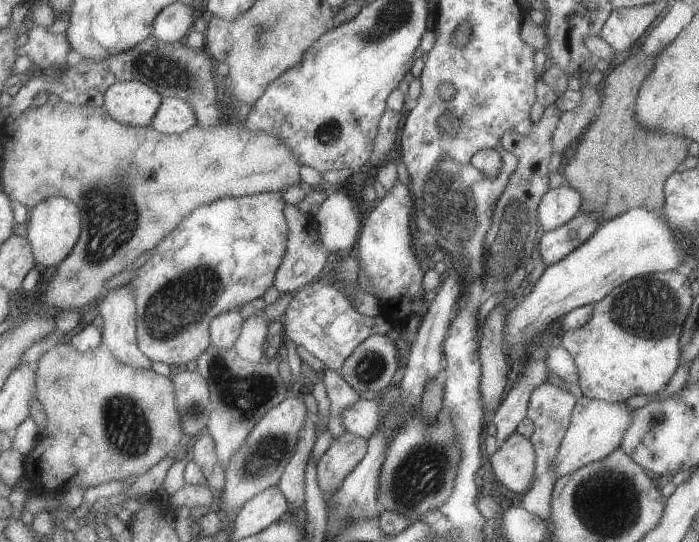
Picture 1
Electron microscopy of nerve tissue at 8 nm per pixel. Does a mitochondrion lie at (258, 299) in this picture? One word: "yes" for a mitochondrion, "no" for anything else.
no

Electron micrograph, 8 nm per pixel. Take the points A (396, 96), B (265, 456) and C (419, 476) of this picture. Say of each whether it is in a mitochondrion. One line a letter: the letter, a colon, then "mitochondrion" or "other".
A: other
B: mitochondrion
C: mitochondrion

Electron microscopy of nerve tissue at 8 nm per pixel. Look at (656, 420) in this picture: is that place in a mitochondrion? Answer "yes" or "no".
yes

